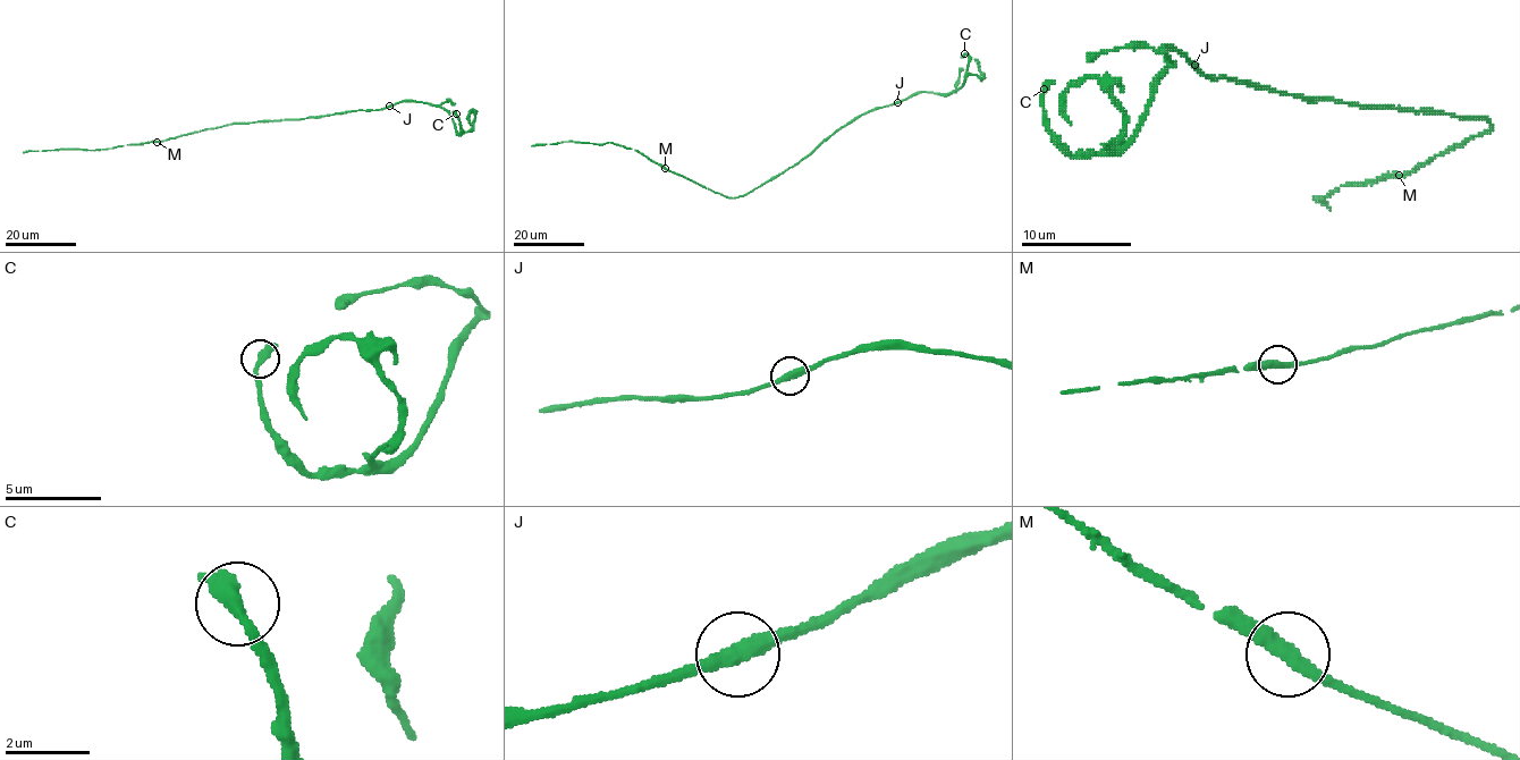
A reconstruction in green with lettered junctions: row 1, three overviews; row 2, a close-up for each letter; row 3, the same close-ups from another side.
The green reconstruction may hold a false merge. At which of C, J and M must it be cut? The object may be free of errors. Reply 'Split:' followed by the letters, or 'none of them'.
Split: none of them

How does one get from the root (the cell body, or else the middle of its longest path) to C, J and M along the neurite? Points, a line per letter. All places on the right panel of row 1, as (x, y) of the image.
C: (1402, 111), (1208, 78), (1162, 50), (1140, 127), (1073, 155), (1048, 127), (1044, 89)
J: (1402, 111), (1360, 108), (1335, 100), (1308, 100), (1231, 78), (1208, 78), (1195, 64)
M: (1402, 111), (1482, 117), (1493, 125), (1489, 131), (1432, 158), (1410, 175), (1399, 175)

